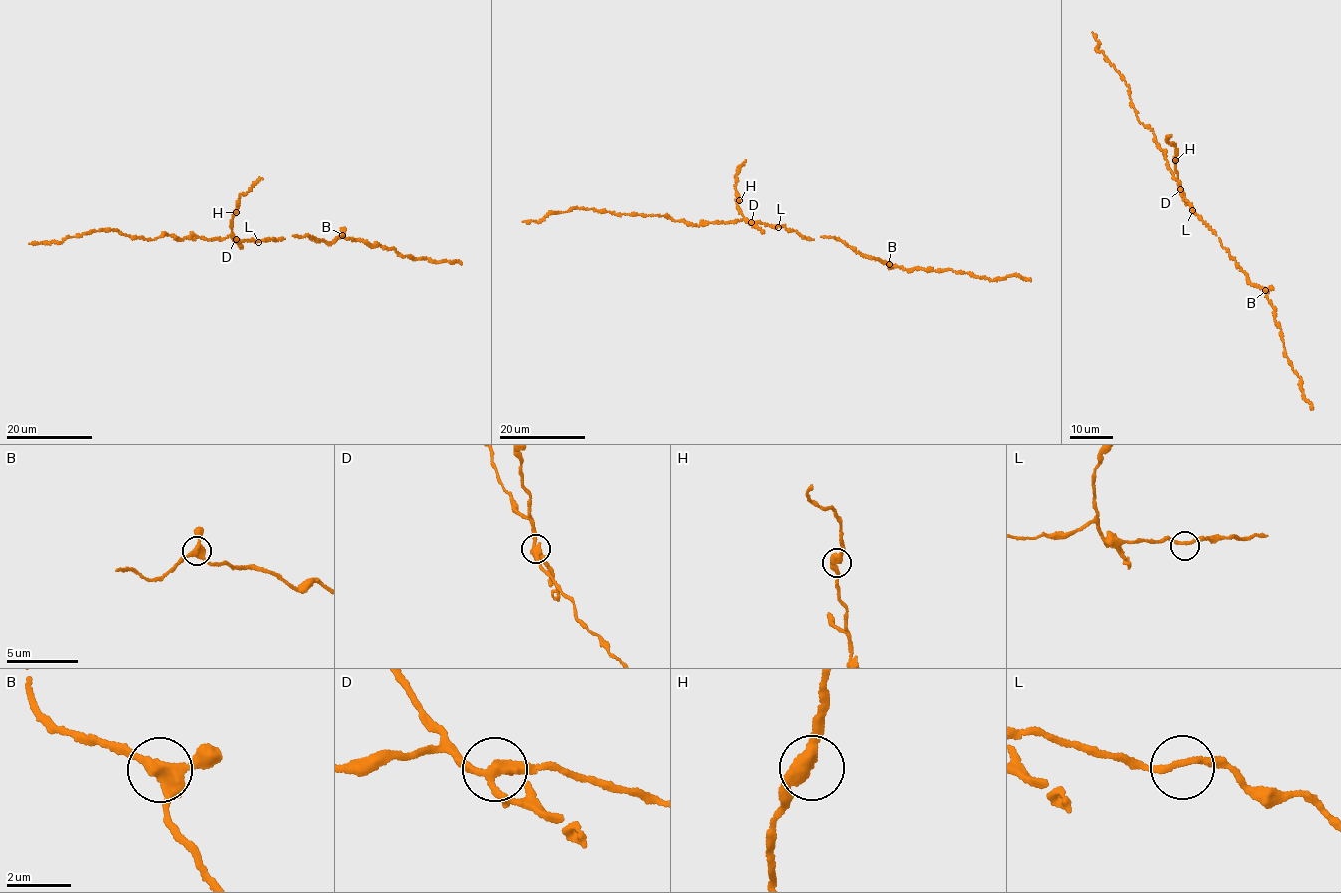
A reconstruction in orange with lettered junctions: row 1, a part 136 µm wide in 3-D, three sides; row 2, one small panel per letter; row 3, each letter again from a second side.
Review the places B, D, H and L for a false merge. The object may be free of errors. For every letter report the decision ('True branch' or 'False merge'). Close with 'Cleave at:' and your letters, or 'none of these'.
B: True branch
D: False merge
H: True branch
L: True branch
Cleave at: D

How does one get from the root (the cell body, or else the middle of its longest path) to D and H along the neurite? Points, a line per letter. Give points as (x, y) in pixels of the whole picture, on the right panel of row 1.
D: (1192, 209), (1180, 189)
H: (1192, 209), (1180, 193), (1175, 160)

